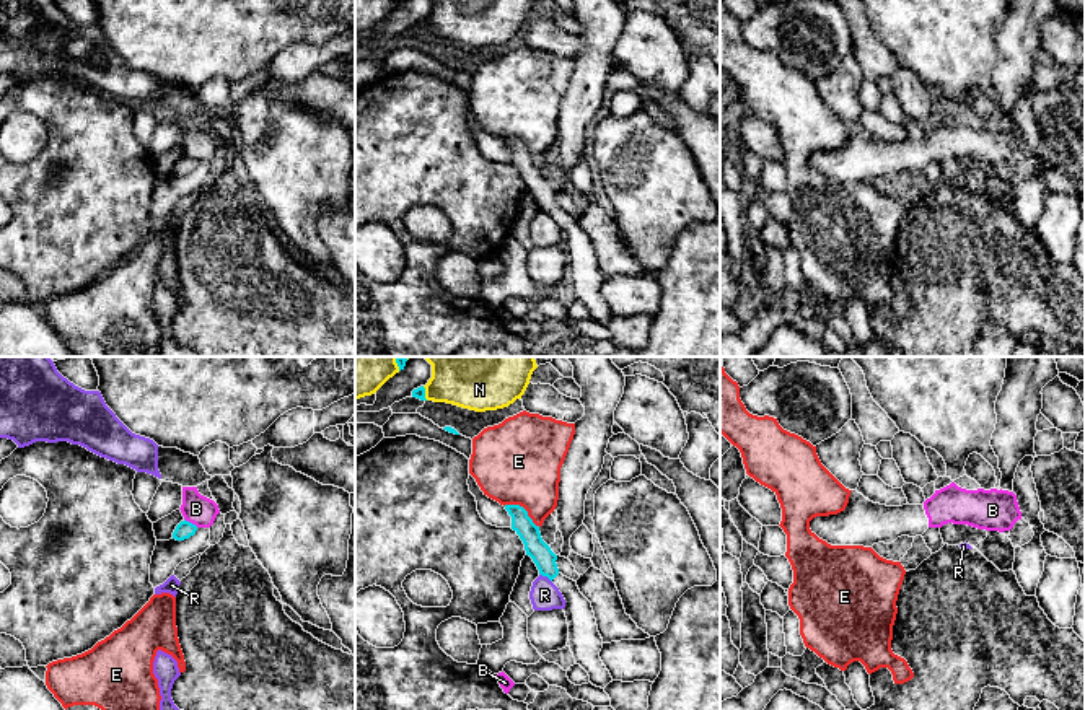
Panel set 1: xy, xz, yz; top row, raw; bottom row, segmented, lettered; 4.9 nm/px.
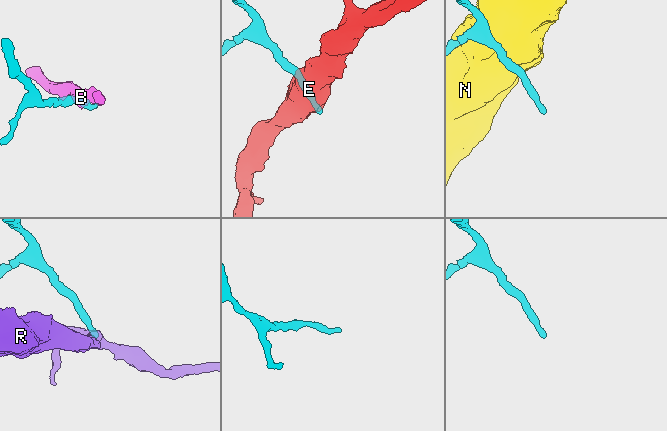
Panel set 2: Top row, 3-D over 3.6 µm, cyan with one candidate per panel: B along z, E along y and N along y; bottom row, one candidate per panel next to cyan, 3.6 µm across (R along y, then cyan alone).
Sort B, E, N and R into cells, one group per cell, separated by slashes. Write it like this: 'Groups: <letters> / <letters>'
Groups: B / E / N / R

